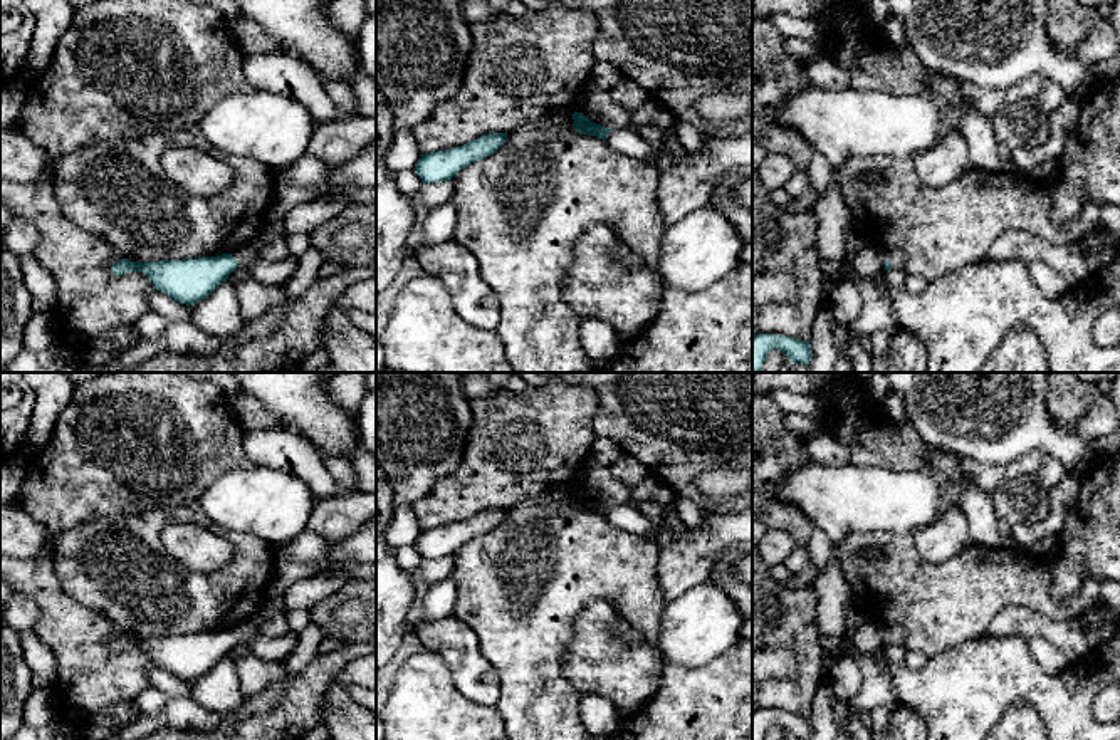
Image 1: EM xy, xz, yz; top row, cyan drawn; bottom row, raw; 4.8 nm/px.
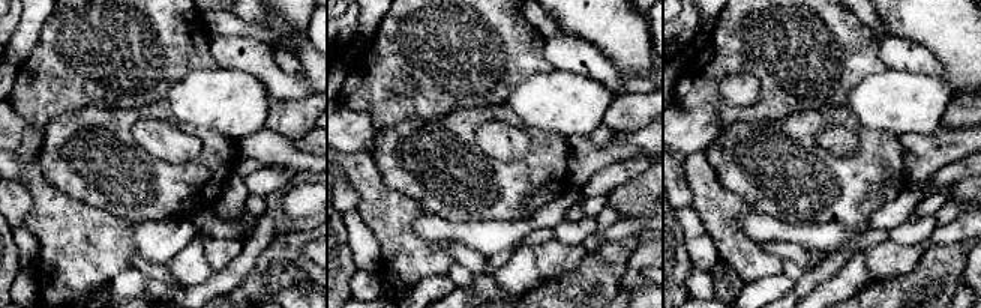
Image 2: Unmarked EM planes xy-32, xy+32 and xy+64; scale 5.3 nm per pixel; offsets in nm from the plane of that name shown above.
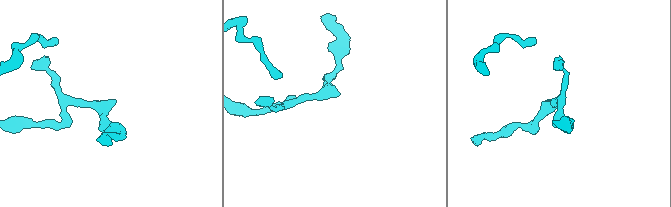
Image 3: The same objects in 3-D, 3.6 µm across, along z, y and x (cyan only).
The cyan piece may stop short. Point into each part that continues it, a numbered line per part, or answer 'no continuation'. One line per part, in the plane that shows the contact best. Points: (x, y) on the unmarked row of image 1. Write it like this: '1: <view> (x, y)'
1: xy (251, 628)

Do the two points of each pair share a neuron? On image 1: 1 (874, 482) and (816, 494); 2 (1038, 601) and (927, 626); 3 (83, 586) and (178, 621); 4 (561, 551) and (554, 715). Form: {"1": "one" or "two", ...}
{"1": "one", "2": "one", "3": "one", "4": "one"}

